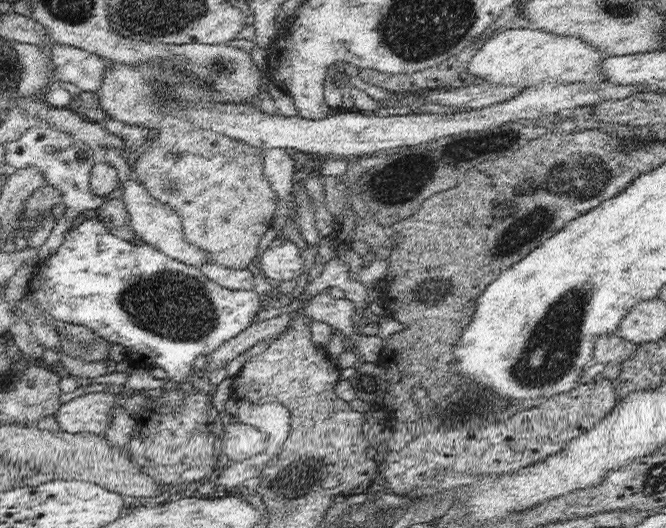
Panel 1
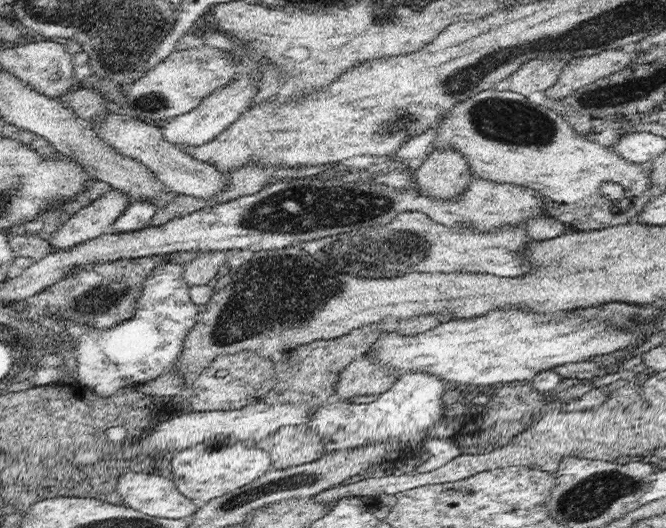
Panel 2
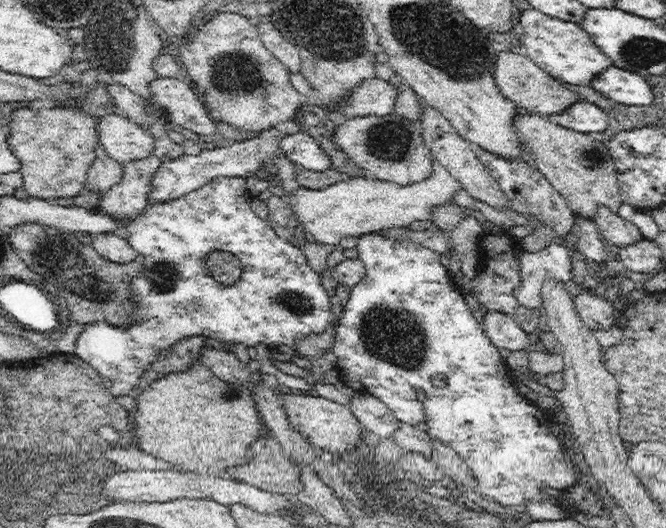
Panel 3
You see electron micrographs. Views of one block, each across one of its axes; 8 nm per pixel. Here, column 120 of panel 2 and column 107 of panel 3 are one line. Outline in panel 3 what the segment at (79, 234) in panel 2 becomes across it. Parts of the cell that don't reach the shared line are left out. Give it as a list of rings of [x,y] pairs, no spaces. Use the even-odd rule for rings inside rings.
[[[148,156],[142,160],[132,160],[124,164],[124,178],[120,184],[110,188],[100,198],[100,212],[118,220],[118,222],[132,222],[140,216],[150,200],[152,180],[156,170],[162,166],[158,156]]]

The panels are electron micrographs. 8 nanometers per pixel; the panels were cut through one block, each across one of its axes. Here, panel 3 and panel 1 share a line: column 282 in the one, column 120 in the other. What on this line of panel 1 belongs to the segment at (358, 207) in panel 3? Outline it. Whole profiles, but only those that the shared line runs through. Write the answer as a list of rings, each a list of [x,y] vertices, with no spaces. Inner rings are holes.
[[[129,178],[129,182],[123,184],[123,190],[121,190],[117,196],[121,198],[121,202],[123,202],[125,208],[127,208],[129,226],[131,226],[131,230],[133,230],[137,242],[143,242],[143,244],[155,248],[157,252],[161,252],[163,256],[167,256],[167,258],[171,258],[171,260],[177,260],[177,262],[183,262],[183,264],[187,264],[187,266],[199,268],[201,264],[211,264],[205,252],[201,252],[201,250],[197,250],[197,248],[193,248],[193,246],[189,246],[189,244],[185,242],[183,230],[181,230],[181,218],[179,218],[179,214],[177,214],[169,204],[163,204],[163,202],[155,200],[143,184],[131,182],[131,178]]]

